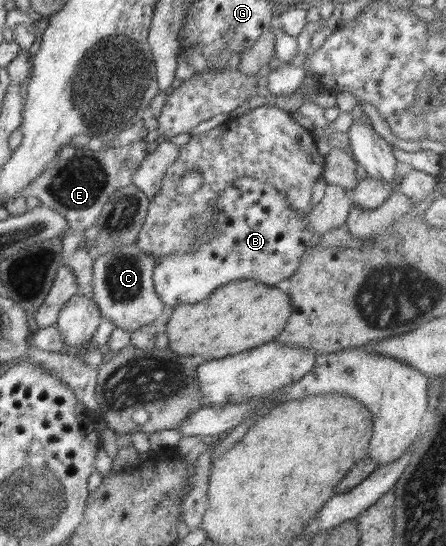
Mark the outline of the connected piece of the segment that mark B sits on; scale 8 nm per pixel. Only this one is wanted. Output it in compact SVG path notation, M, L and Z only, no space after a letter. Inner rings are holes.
M239 177L221 191L213 205L217 237L190 249L187 254L163 256L153 274L155 291L165 306L199 303L226 283L256 280L271 286L284 286L298 270L305 245L314 242L307 217L293 211L275 187L249 177Z

